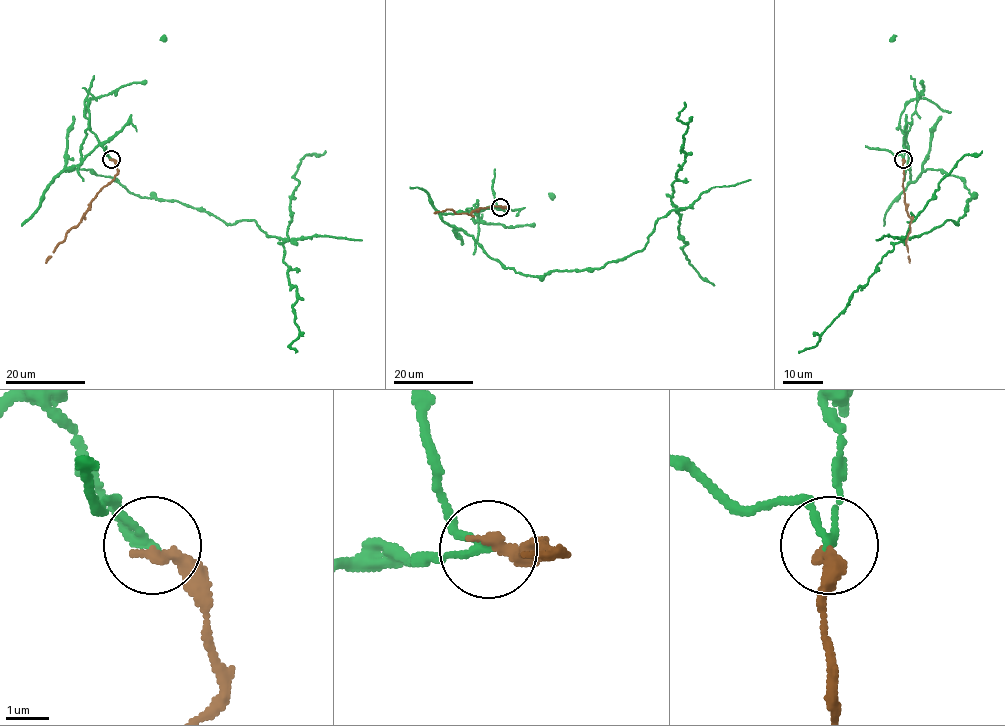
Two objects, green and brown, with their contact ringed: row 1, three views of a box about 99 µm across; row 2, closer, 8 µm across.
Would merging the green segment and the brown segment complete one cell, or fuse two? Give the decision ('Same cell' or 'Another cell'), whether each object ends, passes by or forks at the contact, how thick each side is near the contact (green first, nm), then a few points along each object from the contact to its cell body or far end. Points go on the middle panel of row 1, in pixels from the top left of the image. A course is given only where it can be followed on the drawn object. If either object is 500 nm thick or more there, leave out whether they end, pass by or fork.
Another cell. At the ring green passes by. At the ring brown ends. Thickness 170 nm (green) against 280 nm. Course of green: (499, 207), (441, 218), (531, 276), (600, 268), (640, 251), (676, 206), (684, 102). Course of brown: (499, 206), (506, 207), (479, 208), (469, 215), (457, 214), (451, 209), (434, 213)

